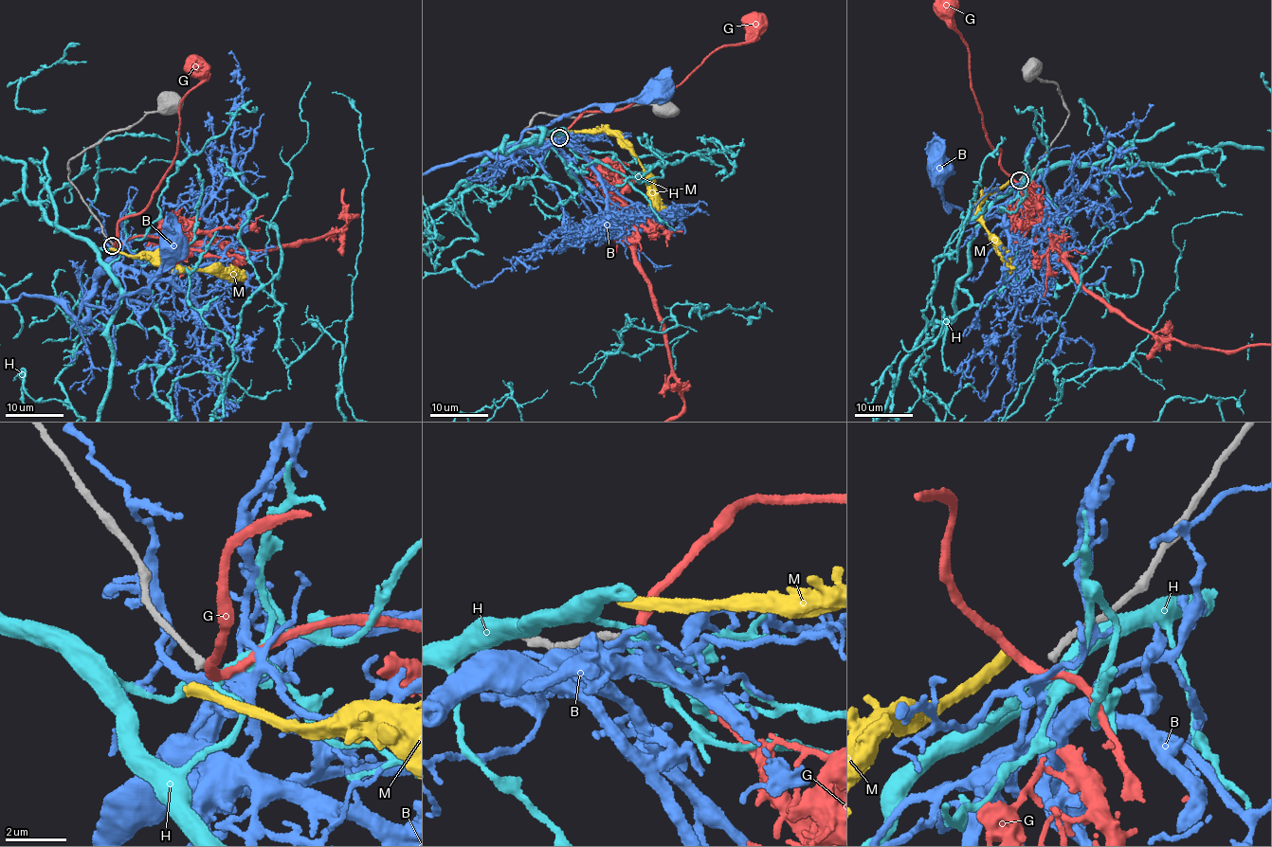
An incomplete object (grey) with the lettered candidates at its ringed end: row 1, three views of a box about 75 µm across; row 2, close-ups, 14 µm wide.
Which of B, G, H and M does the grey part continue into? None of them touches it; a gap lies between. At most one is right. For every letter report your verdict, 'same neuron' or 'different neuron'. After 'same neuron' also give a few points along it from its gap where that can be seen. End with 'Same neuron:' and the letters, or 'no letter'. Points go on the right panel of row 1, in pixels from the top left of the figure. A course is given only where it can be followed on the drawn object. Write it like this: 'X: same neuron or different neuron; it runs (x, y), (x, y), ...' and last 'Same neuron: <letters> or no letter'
B: different neuron
G: different neuron
H: different neuron
M: different neuron
Same neuron: no letter

